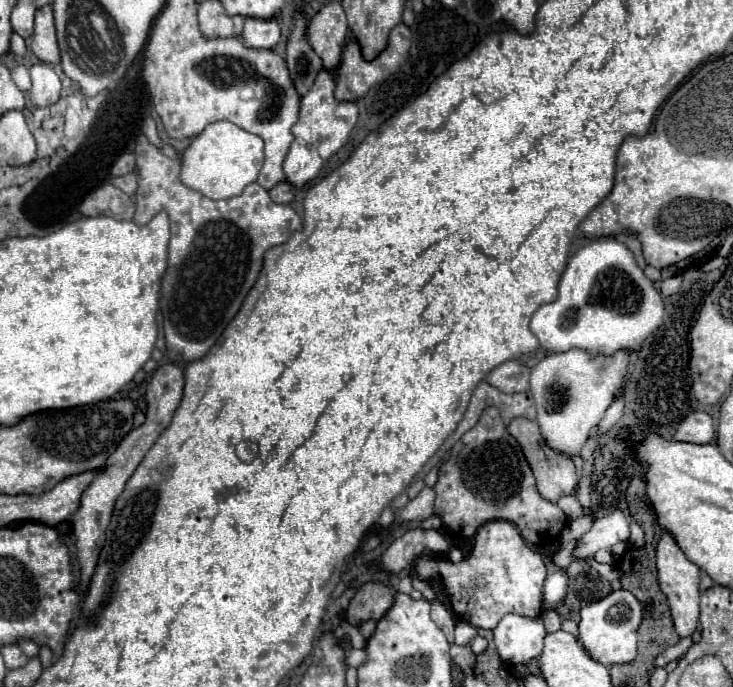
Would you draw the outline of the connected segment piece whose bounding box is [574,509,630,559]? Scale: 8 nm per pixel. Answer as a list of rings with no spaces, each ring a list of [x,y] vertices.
[[[616,509],[608,517],[600,517],[594,521],[592,529],[580,539],[574,555],[576,559],[586,559],[594,555],[598,549],[612,549],[616,543],[626,543],[630,539],[630,521],[628,517]]]

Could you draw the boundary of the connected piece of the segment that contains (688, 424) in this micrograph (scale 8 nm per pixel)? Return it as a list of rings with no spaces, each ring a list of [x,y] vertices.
[[[702,411],[690,413],[676,429],[672,441],[688,441],[688,443],[696,443],[696,445],[712,443],[714,441],[714,429],[712,429],[710,415],[702,413]]]

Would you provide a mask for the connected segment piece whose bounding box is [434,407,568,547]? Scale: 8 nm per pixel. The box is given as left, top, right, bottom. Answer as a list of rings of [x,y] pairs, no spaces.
[[[496,407],[484,409],[476,427],[472,427],[452,447],[450,459],[440,467],[440,475],[438,475],[438,483],[434,485],[434,491],[436,491],[434,513],[442,517],[442,521],[448,529],[460,531],[466,537],[472,537],[478,531],[478,527],[488,521],[504,519],[504,521],[514,523],[528,543],[538,545],[538,547],[546,547],[560,537],[560,531],[568,523],[568,517],[564,515],[564,511],[556,503],[540,497],[540,493],[536,489],[534,473],[532,473],[530,465],[526,463],[526,457],[524,457],[518,441],[508,433],[508,425],[502,421],[500,411]]]

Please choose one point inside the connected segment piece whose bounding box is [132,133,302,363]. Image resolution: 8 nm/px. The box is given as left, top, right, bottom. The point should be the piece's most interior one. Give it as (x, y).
(215, 254)

